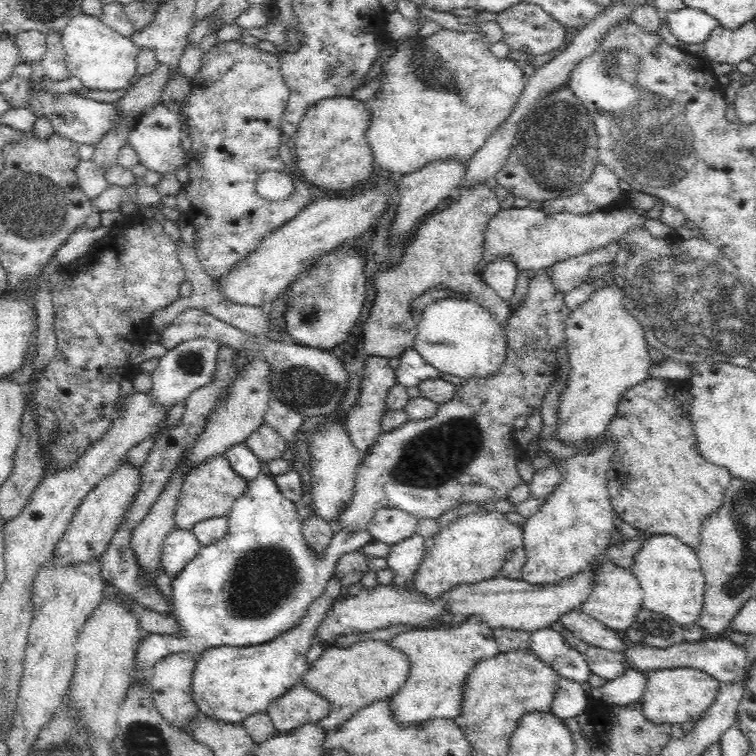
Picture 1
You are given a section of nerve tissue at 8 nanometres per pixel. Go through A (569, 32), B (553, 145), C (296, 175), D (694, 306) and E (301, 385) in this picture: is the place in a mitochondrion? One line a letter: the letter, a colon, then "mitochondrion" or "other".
A: other
B: mitochondrion
C: other
D: mitochondrion
E: mitochondrion

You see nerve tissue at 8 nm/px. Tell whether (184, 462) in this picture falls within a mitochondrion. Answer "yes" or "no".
no

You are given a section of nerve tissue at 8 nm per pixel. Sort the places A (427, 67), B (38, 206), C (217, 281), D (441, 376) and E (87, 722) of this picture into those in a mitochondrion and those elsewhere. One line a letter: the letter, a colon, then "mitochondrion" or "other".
A: mitochondrion
B: mitochondrion
C: other
D: other
E: mitochondrion

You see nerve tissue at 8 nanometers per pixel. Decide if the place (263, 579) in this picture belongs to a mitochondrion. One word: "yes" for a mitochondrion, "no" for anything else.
yes

